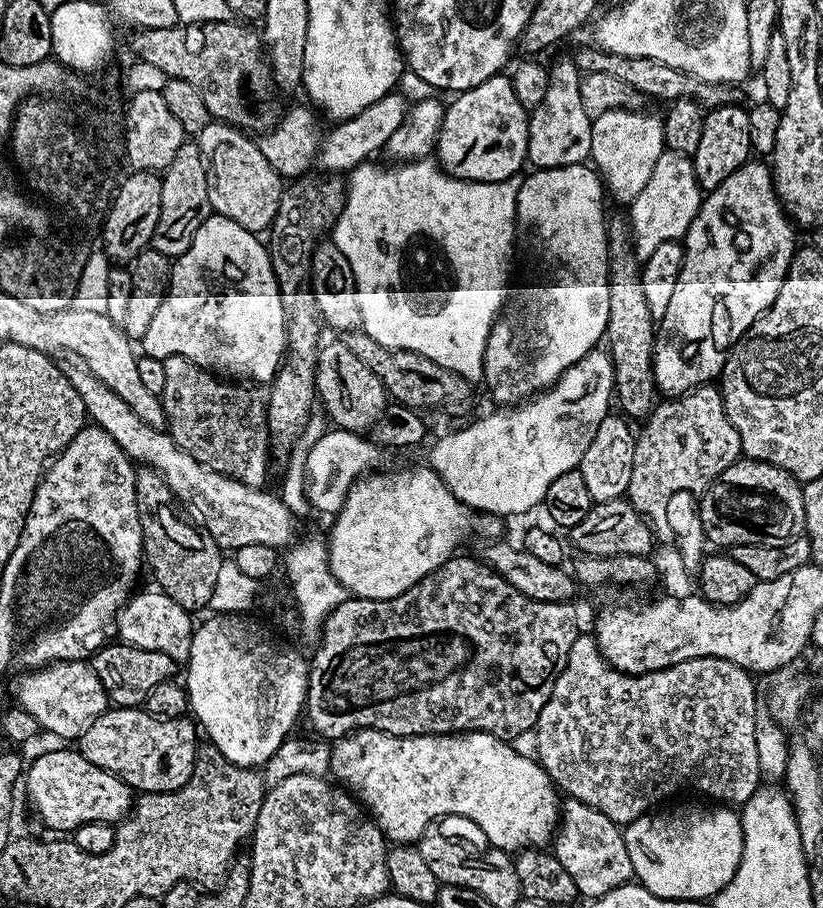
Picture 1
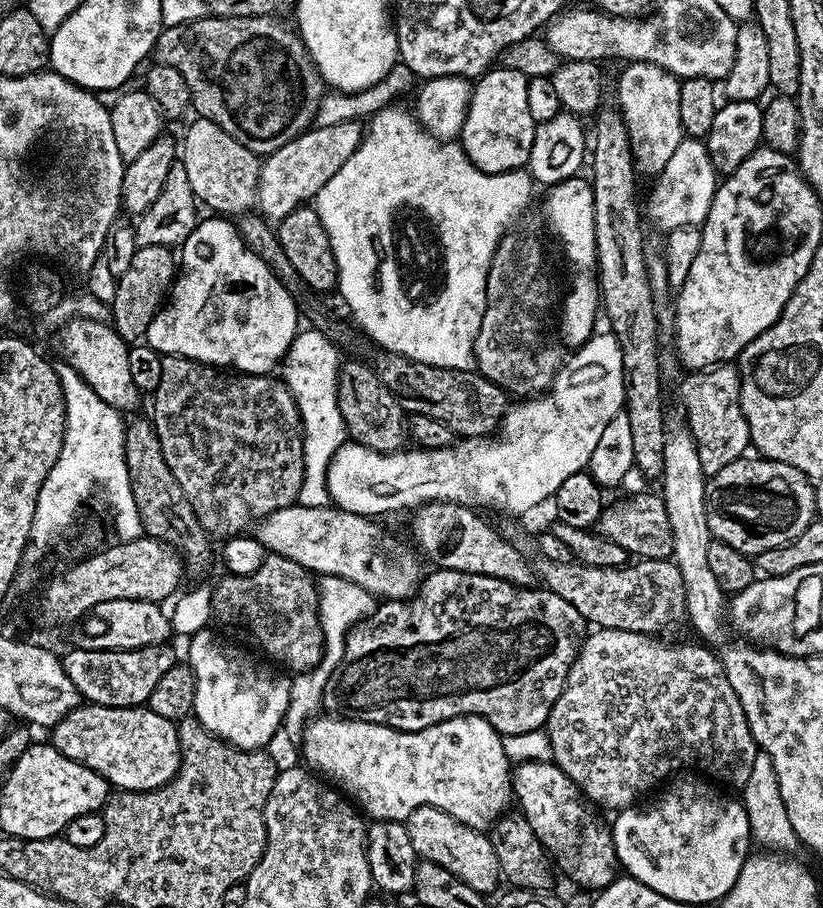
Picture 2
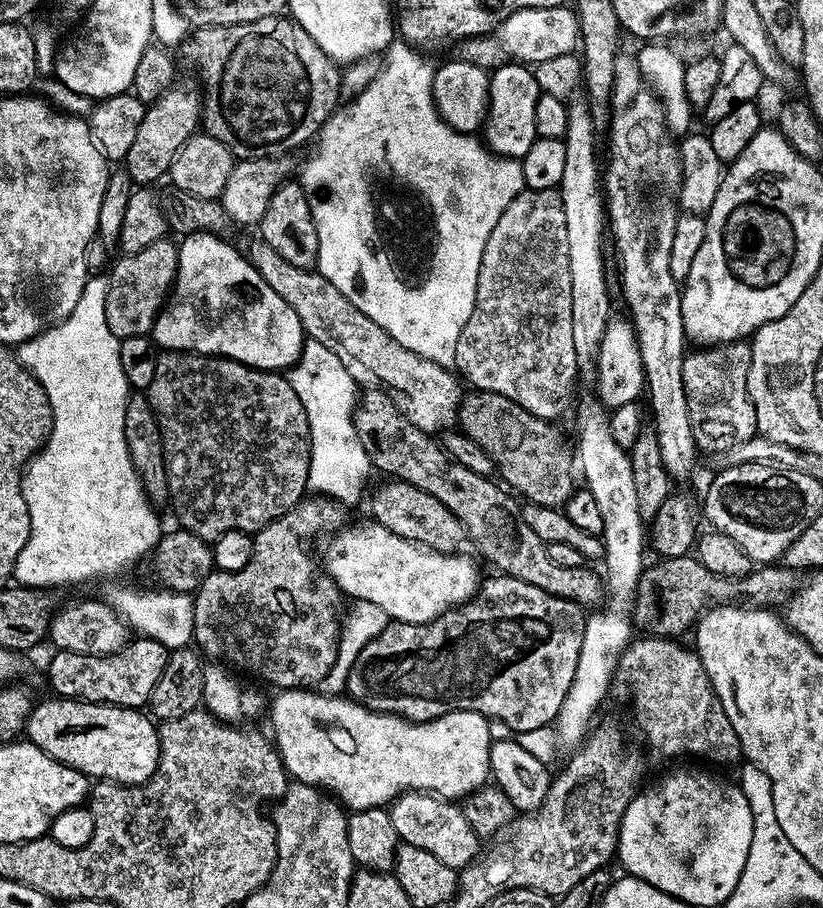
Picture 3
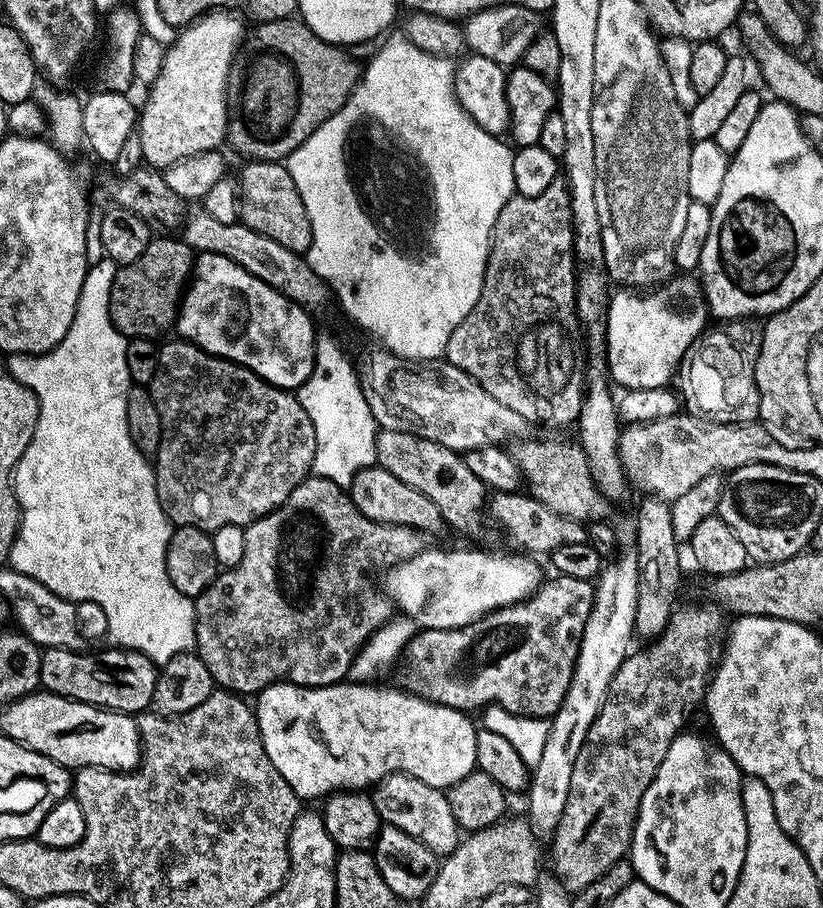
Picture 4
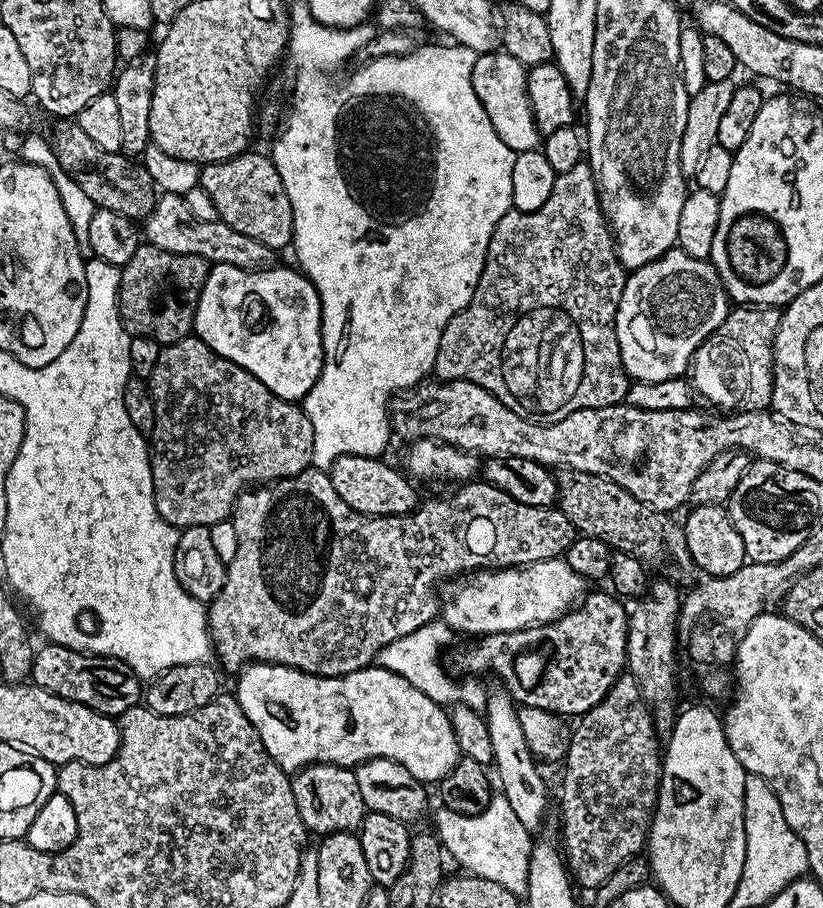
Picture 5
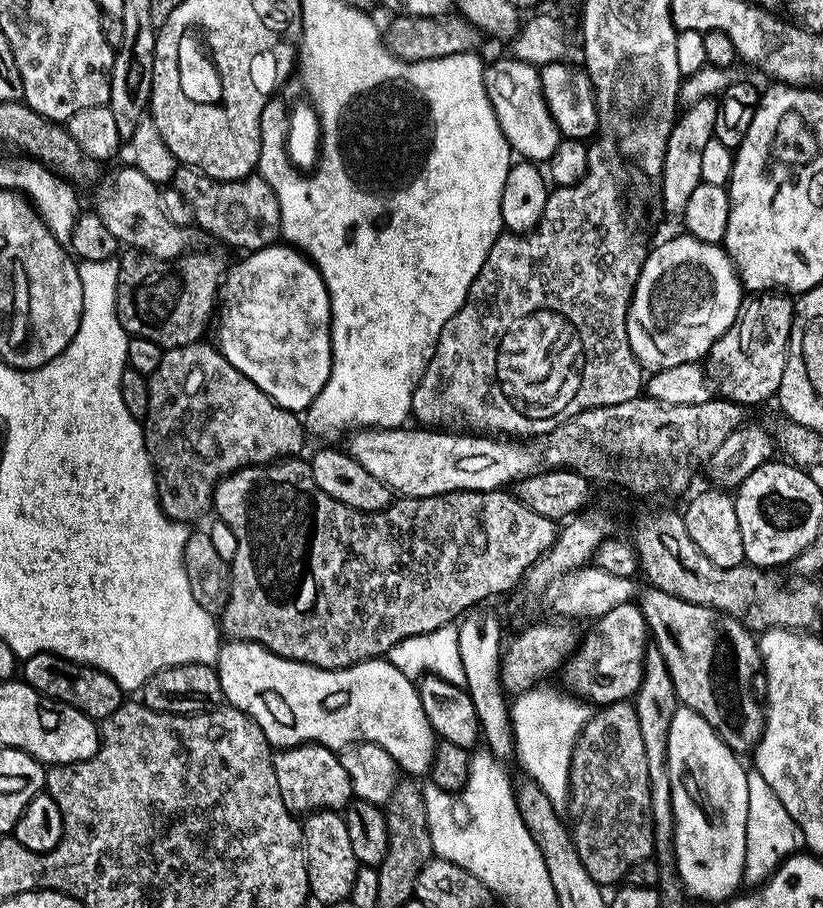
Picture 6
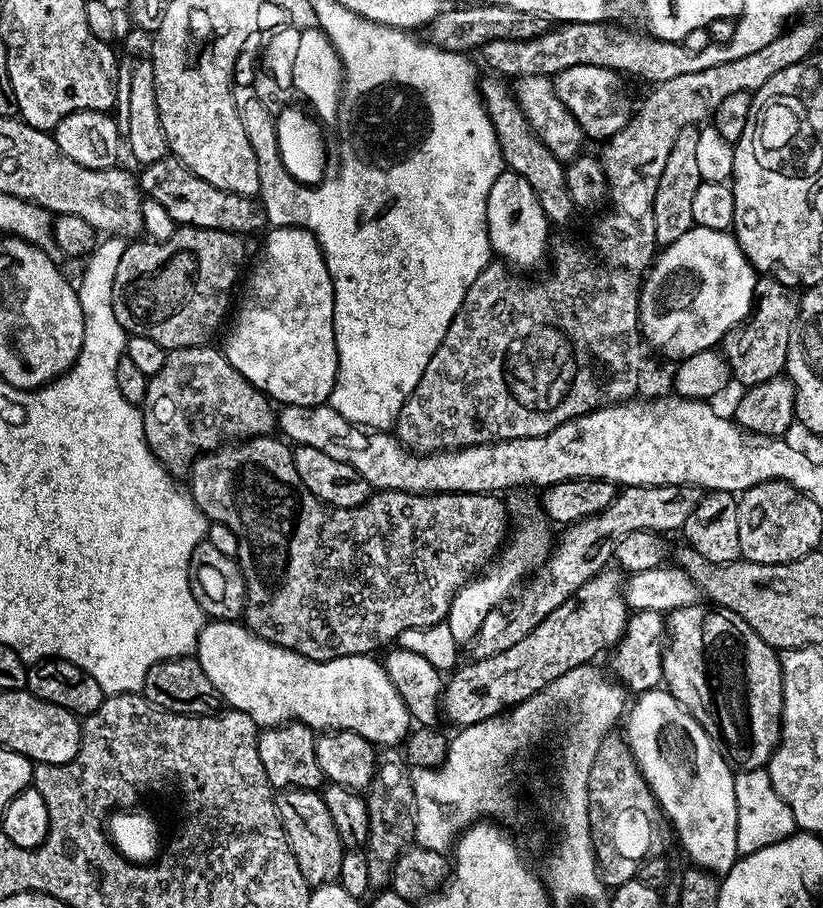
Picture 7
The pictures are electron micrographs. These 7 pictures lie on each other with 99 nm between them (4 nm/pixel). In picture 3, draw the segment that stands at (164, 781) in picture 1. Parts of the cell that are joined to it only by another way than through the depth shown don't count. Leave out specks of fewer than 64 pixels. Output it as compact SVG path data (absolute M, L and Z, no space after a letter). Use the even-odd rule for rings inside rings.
M51 698L33 707L28 716L27 739L50 758L77 768L89 778L117 784L145 784L160 765L160 734L157 725L143 711L118 708L115 704L89 704L86 700Z

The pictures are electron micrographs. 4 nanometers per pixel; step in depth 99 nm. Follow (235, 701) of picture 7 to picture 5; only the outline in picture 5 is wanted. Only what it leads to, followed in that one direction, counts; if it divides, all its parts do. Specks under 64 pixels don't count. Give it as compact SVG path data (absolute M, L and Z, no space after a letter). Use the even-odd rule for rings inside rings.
M253 662L239 673L238 679L240 681L237 682L236 689L234 689L237 702L242 706L246 718L252 723L254 730L258 730L258 738L262 738L262 746L266 746L266 754L270 754L270 758L274 758L276 765L286 773L295 774L301 768L307 768L310 764L337 764L343 768L355 769L357 764L367 760L386 758L406 766L406 770L410 770L410 774L416 780L438 782L443 776L450 774L450 770L454 770L454 766L459 762L462 755L460 743L452 729L452 719L449 713L441 705L431 701L422 691L416 690L406 678L400 677L388 669L369 666L345 676L311 676L305 672L299 672L297 668L287 668L281 664L258 664Z

